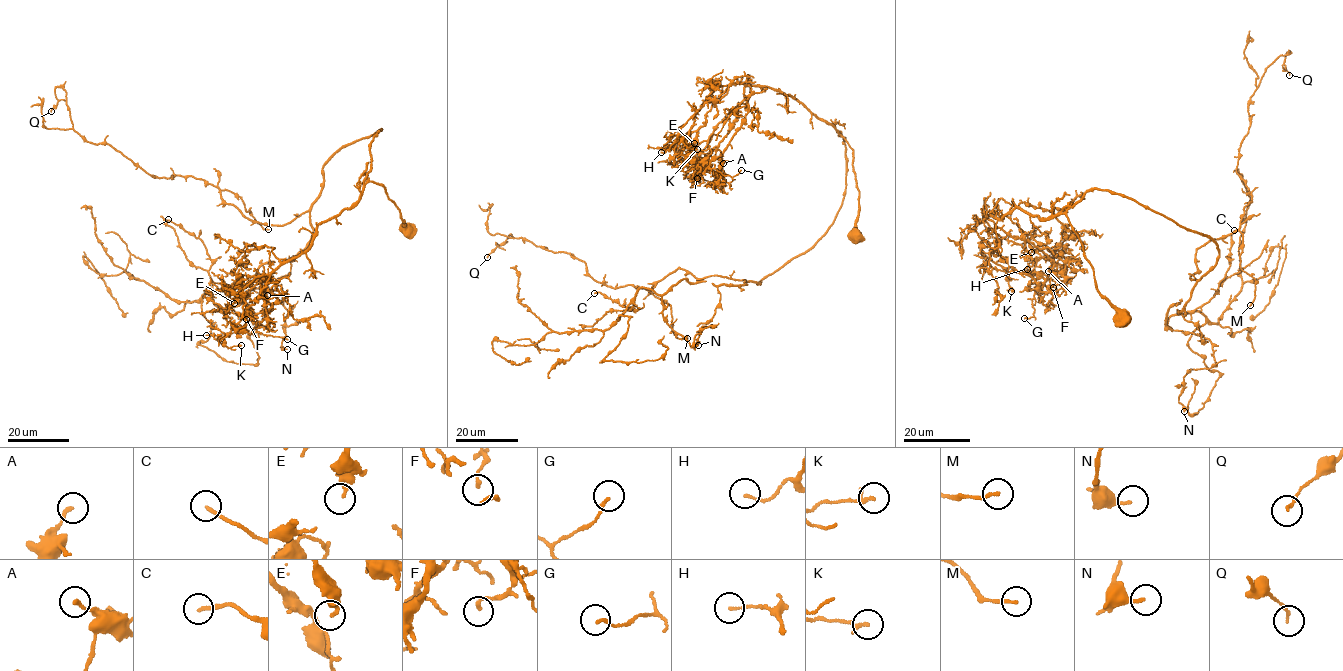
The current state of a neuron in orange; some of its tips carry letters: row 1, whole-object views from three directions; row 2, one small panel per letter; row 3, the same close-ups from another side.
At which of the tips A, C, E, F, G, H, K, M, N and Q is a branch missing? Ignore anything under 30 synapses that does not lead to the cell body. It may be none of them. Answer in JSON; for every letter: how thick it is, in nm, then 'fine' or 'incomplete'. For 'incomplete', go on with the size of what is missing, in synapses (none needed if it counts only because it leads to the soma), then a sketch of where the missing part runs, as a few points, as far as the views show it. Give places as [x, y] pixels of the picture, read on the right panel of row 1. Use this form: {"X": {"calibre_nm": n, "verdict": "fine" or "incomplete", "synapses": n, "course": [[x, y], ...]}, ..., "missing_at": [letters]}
{"A": {"calibre_nm": 180, "verdict": "fine"}, "C": {"calibre_nm": 150, "verdict": "fine"}, "E": {"calibre_nm": 150, "verdict": "fine"}, "F": {"calibre_nm": 150, "verdict": "fine"}, "G": {"calibre_nm": 140, "verdict": "fine"}, "H": {"calibre_nm": 110, "verdict": "fine"}, "K": {"calibre_nm": 130, "verdict": "fine"}, "M": {"calibre_nm": 160, "verdict": "fine"}, "N": {"calibre_nm": 180, "verdict": "fine"}, "Q": {"calibre_nm": 110, "verdict": "fine"}, "missing_at": []}

